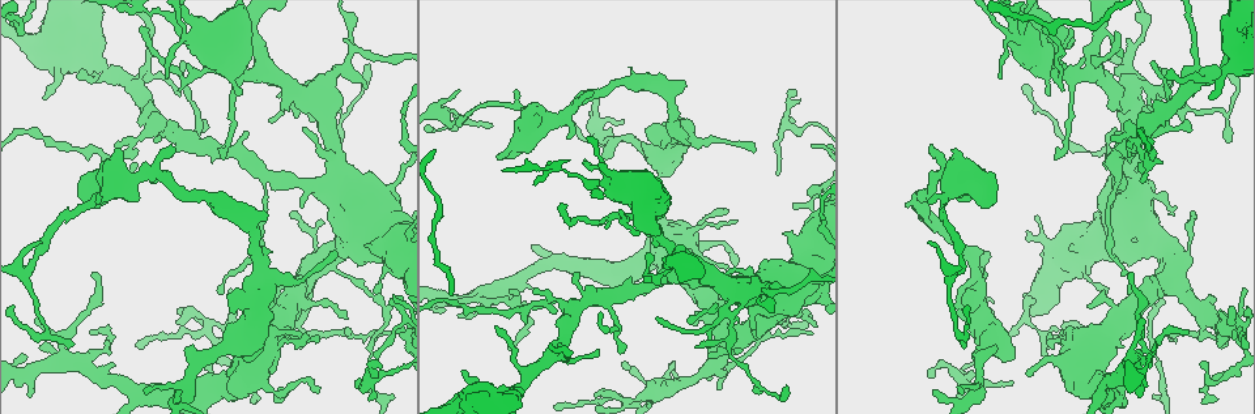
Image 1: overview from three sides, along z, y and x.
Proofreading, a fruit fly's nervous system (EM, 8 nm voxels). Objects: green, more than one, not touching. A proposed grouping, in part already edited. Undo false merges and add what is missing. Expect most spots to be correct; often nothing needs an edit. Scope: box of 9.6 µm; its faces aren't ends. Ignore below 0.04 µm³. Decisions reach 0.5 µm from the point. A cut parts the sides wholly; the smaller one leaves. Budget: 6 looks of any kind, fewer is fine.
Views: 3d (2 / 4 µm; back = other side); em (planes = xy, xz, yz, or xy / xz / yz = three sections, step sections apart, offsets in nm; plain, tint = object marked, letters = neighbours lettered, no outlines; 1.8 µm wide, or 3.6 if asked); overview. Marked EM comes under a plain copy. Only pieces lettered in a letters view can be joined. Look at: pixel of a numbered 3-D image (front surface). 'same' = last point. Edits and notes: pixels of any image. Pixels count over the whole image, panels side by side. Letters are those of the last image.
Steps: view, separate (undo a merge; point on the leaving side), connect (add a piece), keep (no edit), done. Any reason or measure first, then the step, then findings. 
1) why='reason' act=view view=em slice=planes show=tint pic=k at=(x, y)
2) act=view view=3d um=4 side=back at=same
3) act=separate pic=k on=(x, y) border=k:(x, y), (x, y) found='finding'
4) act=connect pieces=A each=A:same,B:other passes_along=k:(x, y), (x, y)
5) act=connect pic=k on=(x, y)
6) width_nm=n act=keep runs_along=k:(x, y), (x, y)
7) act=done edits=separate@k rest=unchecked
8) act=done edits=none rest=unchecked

why='four or more arms meet' act=view view=3d um=4 pic=1 at=(323, 88)

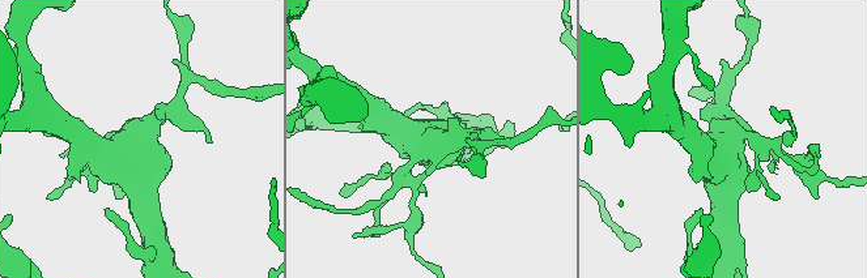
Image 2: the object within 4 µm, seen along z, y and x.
why='now the EM' act=view view=em um=3.6 slice=planes show=letters pic=2 at=(136, 144)

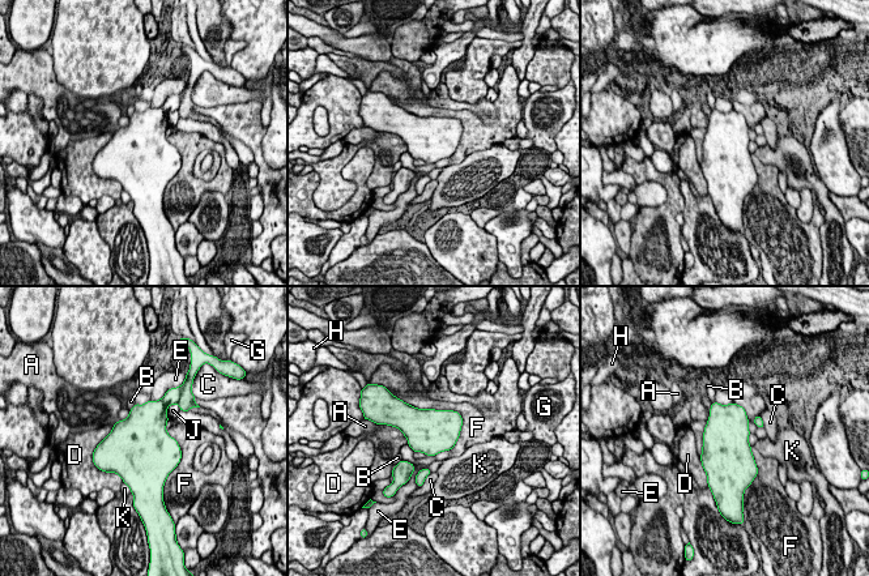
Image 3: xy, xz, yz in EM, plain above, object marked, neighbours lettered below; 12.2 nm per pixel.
act=keep each=A:other,B:other,C:other,D:other,E:other,F:other,G:other,H:other,J:other,K:other border=3:(403, 400), (456, 410), (455, 446) found='continuous, no second neuron'

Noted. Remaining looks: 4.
why='thick turns thin' act=view view=em um=3.6 slice=planes show=letters pic=1 at=(647, 215)

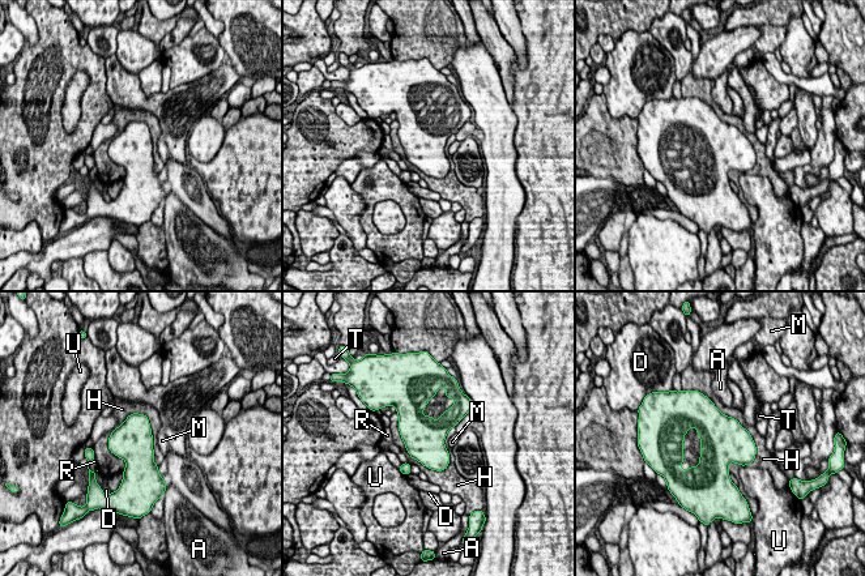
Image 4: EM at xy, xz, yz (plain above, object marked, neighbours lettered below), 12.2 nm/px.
width_nm=500 longest_contact=H:1000nm act=keep each=A:other,D:other,H:other,M:other,R:other,T:other,U:other found='one neuron here'

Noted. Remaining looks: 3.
why='an open end' act=view view=3d um=2 pic=1 at=(510, 291)

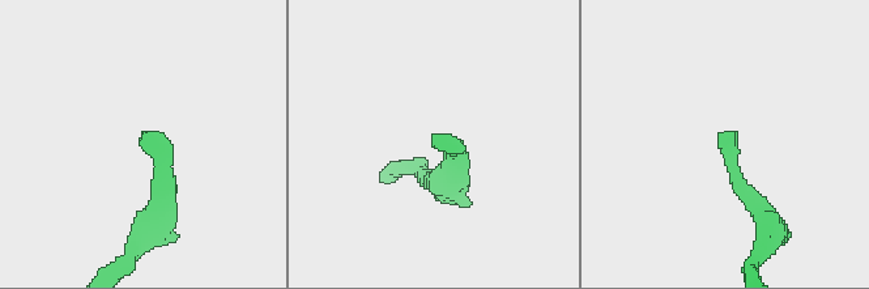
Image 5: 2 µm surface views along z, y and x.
act=view view=em slice=xz step=16 show=letters pic=5 at=(722, 139)

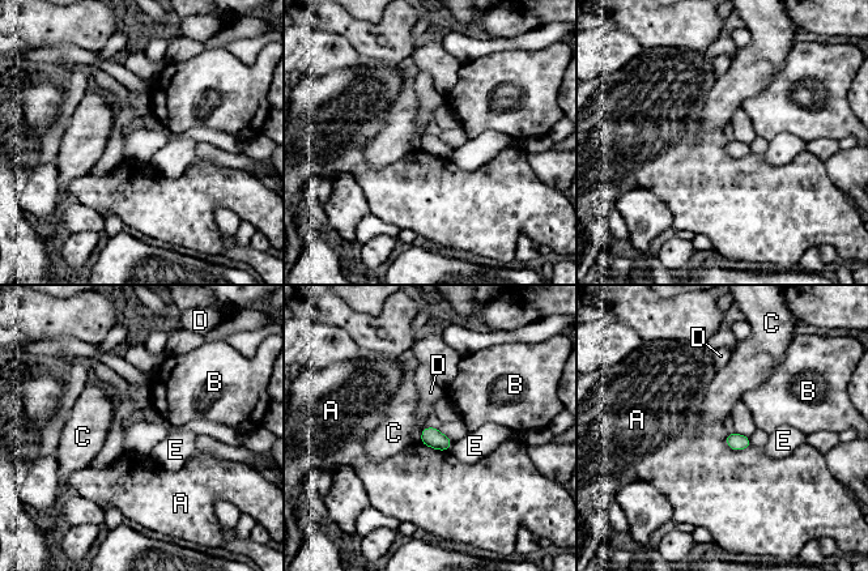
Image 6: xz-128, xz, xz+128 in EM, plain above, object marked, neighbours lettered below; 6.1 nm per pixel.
width_nm=100 act=keep each=A:other,B:other,C:other,D:other,E:other border=6:(424, 426), (418, 440) found='none of them fits'

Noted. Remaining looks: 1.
act=done edits=none rest=unchecked

